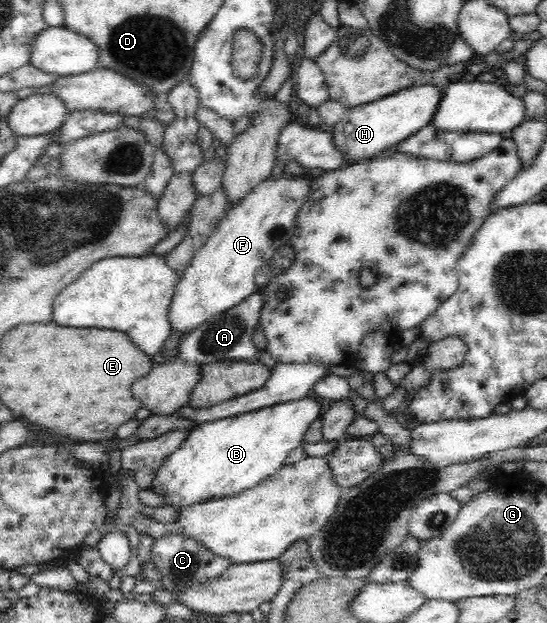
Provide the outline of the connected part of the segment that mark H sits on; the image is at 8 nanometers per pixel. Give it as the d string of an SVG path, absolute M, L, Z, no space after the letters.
M418 84L417 87L403 88L399 93L395 92L394 95L375 102L349 108L345 115L332 125L333 143L344 155L344 159L360 162L373 158L431 124L443 94L444 89L436 84Z

